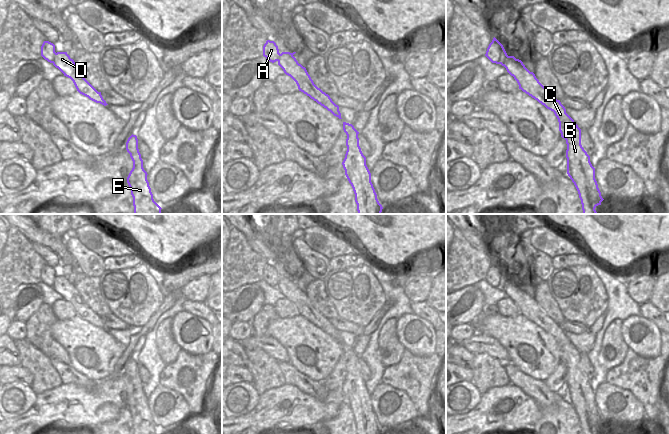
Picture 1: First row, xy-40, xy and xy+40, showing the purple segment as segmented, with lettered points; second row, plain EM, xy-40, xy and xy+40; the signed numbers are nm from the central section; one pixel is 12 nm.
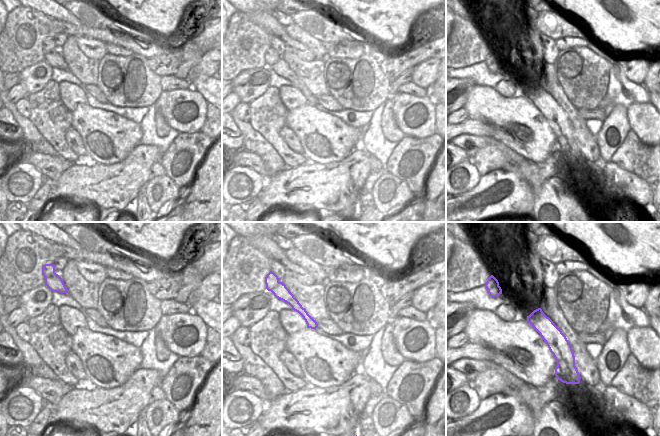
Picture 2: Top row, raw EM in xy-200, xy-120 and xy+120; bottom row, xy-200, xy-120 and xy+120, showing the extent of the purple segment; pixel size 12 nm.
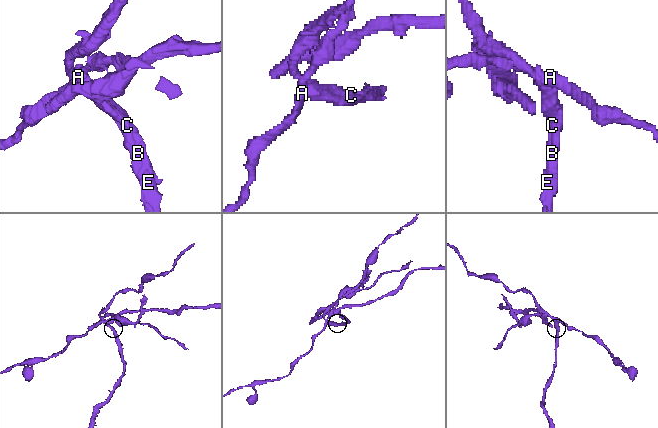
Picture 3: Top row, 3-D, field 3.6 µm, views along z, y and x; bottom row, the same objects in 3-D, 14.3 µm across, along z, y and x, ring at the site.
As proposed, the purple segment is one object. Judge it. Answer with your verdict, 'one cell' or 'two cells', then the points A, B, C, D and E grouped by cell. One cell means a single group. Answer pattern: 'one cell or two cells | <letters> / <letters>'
two cells | A / B C D E

